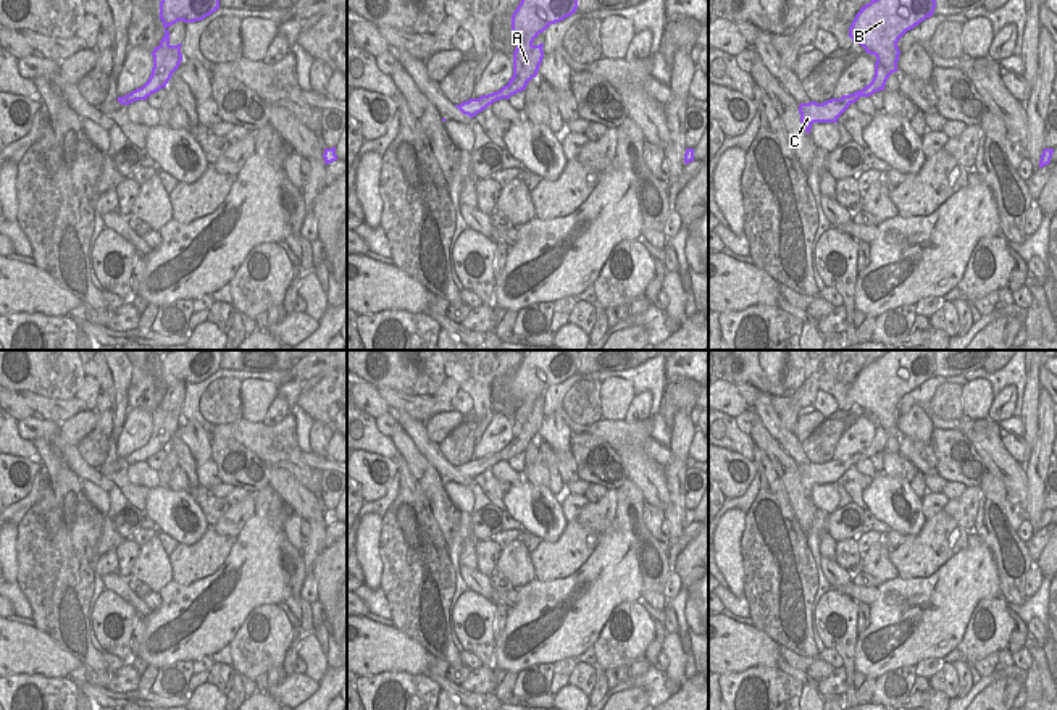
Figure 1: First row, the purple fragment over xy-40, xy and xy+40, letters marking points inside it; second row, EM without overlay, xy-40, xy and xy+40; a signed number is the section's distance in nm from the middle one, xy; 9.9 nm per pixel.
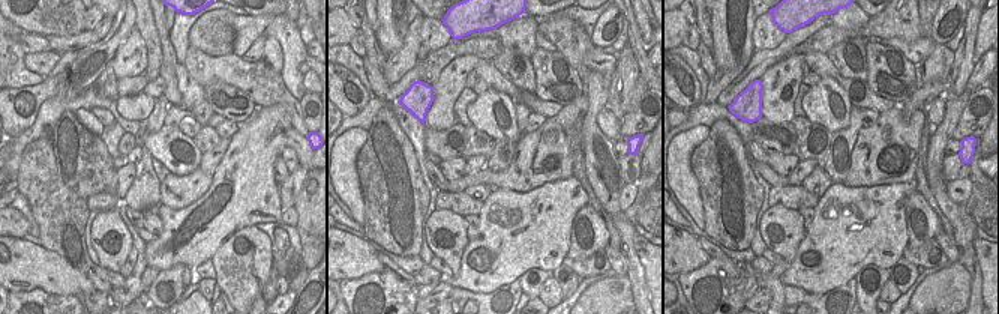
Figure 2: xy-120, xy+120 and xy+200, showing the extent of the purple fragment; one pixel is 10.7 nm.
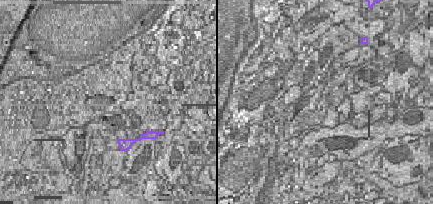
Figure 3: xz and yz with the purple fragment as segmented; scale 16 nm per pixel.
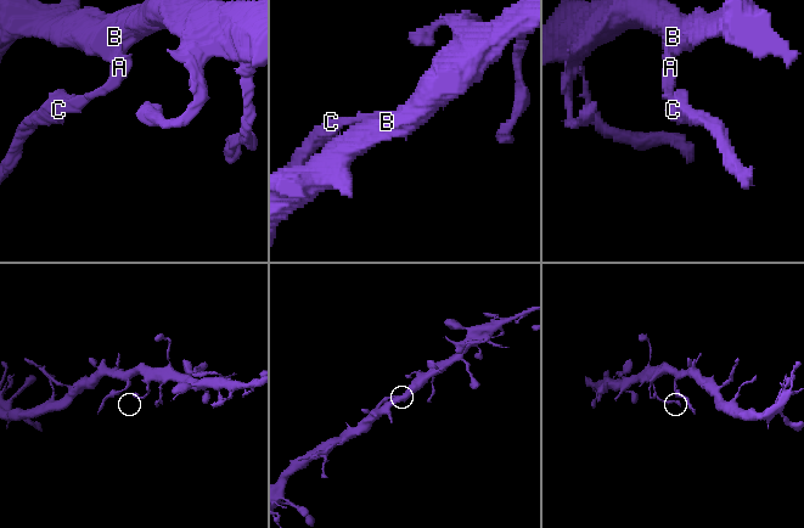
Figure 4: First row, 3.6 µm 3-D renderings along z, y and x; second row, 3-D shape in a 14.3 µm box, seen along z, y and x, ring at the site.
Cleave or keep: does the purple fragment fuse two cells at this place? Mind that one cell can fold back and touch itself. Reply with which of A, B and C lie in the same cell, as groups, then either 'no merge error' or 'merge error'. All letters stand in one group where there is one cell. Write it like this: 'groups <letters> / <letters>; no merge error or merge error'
groups A B C; no merge error

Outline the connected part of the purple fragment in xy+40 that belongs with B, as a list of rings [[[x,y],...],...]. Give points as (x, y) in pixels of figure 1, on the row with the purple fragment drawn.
[[[871,0],[855,15],[849,37],[876,56],[875,76],[868,86],[841,98],[799,105],[800,123],[810,134],[813,123],[838,123],[838,118],[860,97],[884,90],[888,77],[899,71],[899,39],[926,18],[933,16],[936,0]]]

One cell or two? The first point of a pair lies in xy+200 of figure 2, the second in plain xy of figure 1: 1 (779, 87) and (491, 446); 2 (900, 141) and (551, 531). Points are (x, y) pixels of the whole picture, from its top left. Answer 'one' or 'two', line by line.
1: one
2: two

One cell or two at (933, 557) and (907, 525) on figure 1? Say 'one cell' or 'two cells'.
two cells

